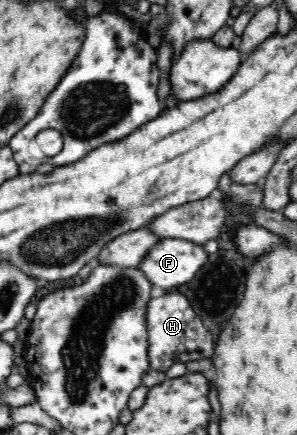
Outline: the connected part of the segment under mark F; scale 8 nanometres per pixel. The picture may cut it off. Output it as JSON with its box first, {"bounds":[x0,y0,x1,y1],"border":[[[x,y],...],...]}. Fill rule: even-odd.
{"bounds":[139,238,208,292],"border":[[[164,238],[148,251],[139,267],[157,292],[165,292],[192,279],[208,256],[202,245]]]}

